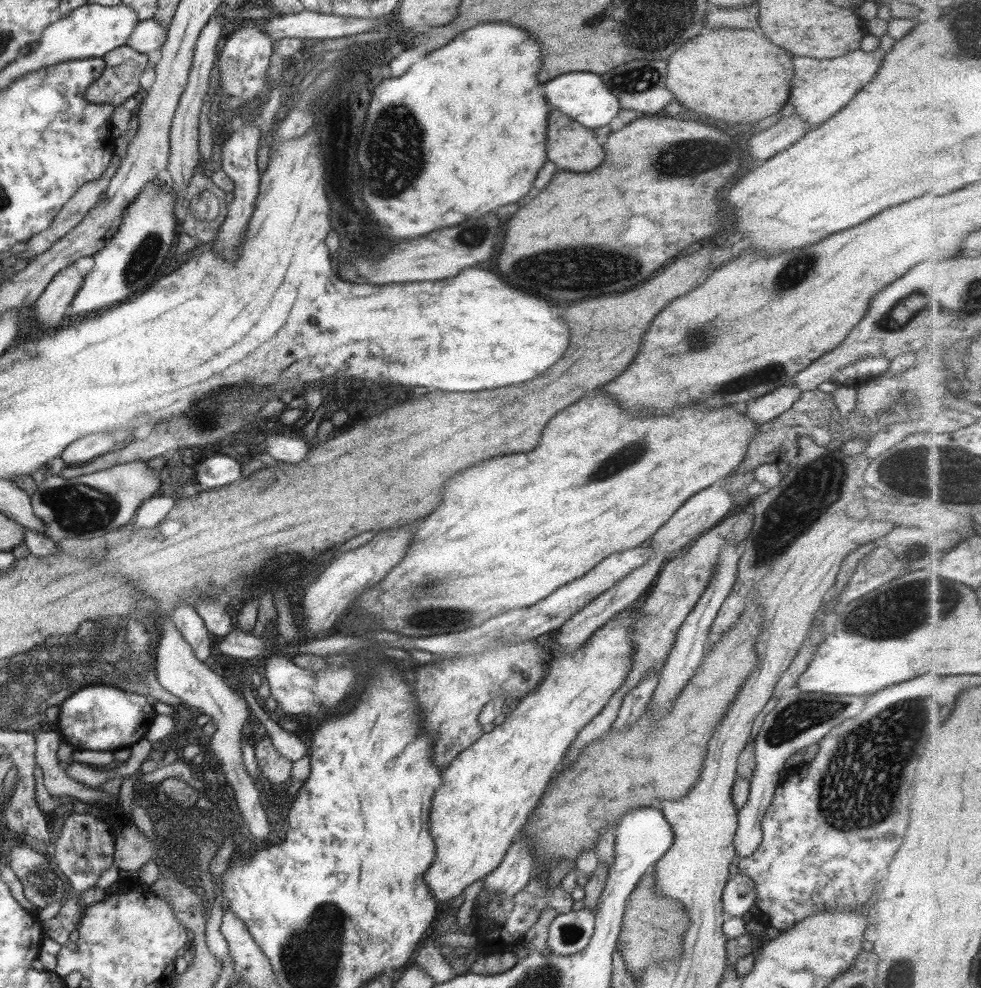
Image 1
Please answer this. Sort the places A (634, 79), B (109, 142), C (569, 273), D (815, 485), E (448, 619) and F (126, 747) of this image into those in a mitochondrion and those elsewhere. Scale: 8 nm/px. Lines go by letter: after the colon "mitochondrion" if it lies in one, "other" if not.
A: mitochondrion
B: other
C: mitochondrion
D: mitochondrion
E: mitochondrion
F: other

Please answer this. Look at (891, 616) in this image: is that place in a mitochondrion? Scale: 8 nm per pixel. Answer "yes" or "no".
yes

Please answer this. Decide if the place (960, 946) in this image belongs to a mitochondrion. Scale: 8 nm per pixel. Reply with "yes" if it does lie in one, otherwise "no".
no

